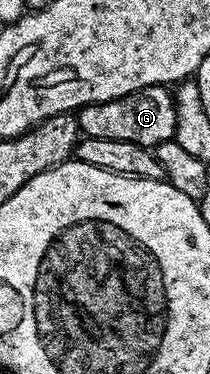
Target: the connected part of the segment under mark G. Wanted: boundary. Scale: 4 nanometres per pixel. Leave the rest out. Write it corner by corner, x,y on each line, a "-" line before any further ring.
155,84
141,92
132,92
117,100
107,100
101,104
87,104
79,109
81,133
87,139
101,140
114,138
122,142
138,142
145,146
155,146
173,139
176,134
176,102
173,93
165,85

